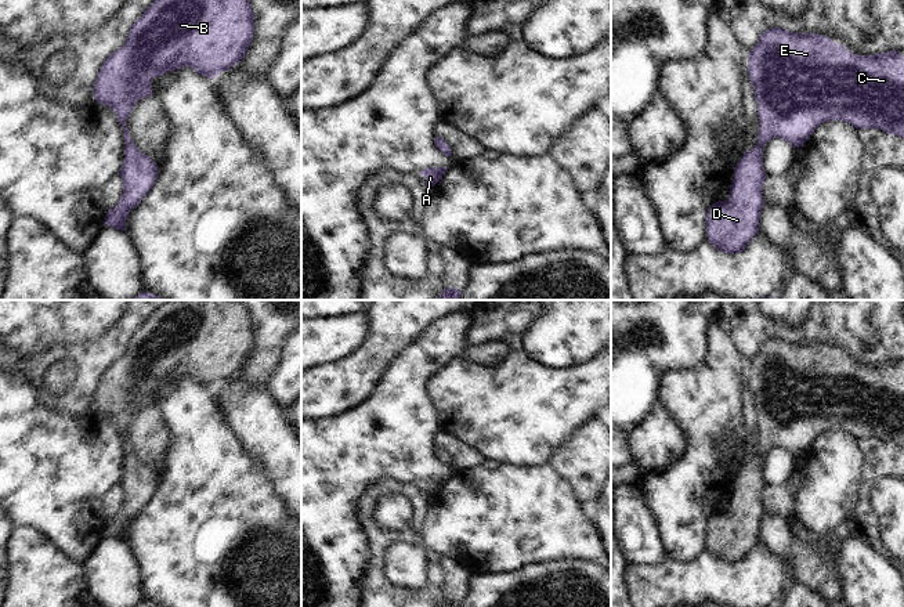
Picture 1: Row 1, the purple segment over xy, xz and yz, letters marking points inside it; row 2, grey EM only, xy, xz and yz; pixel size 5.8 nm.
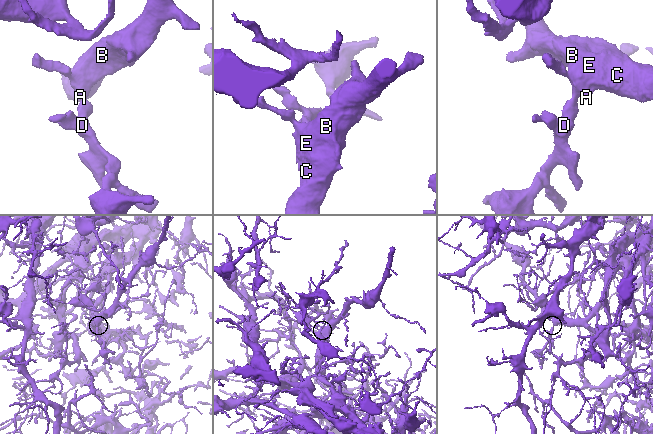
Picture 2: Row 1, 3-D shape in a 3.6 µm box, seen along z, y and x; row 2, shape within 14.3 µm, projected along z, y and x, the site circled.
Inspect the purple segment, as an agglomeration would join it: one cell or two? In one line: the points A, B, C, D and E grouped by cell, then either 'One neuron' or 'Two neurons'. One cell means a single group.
Groups: A B C D E. One neuron

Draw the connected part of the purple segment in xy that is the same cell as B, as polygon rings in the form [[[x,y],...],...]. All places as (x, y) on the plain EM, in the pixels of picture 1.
[[[173,300],[156,308],[131,335],[126,353],[102,373],[94,391],[94,409],[108,415],[124,441],[124,469],[120,480],[123,503],[119,513],[106,521],[105,535],[126,542],[129,523],[149,502],[158,487],[158,474],[141,462],[129,445],[126,429],[134,415],[152,405],[151,390],[167,382],[192,377],[214,387],[245,368],[254,342],[250,311],[236,300]]]

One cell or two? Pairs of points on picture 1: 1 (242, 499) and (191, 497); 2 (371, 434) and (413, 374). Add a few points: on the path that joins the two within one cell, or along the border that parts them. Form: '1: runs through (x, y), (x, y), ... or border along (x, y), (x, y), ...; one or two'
1: runs through (230, 499), (203, 497); one
2: runs through (372, 419), (402, 389); one

